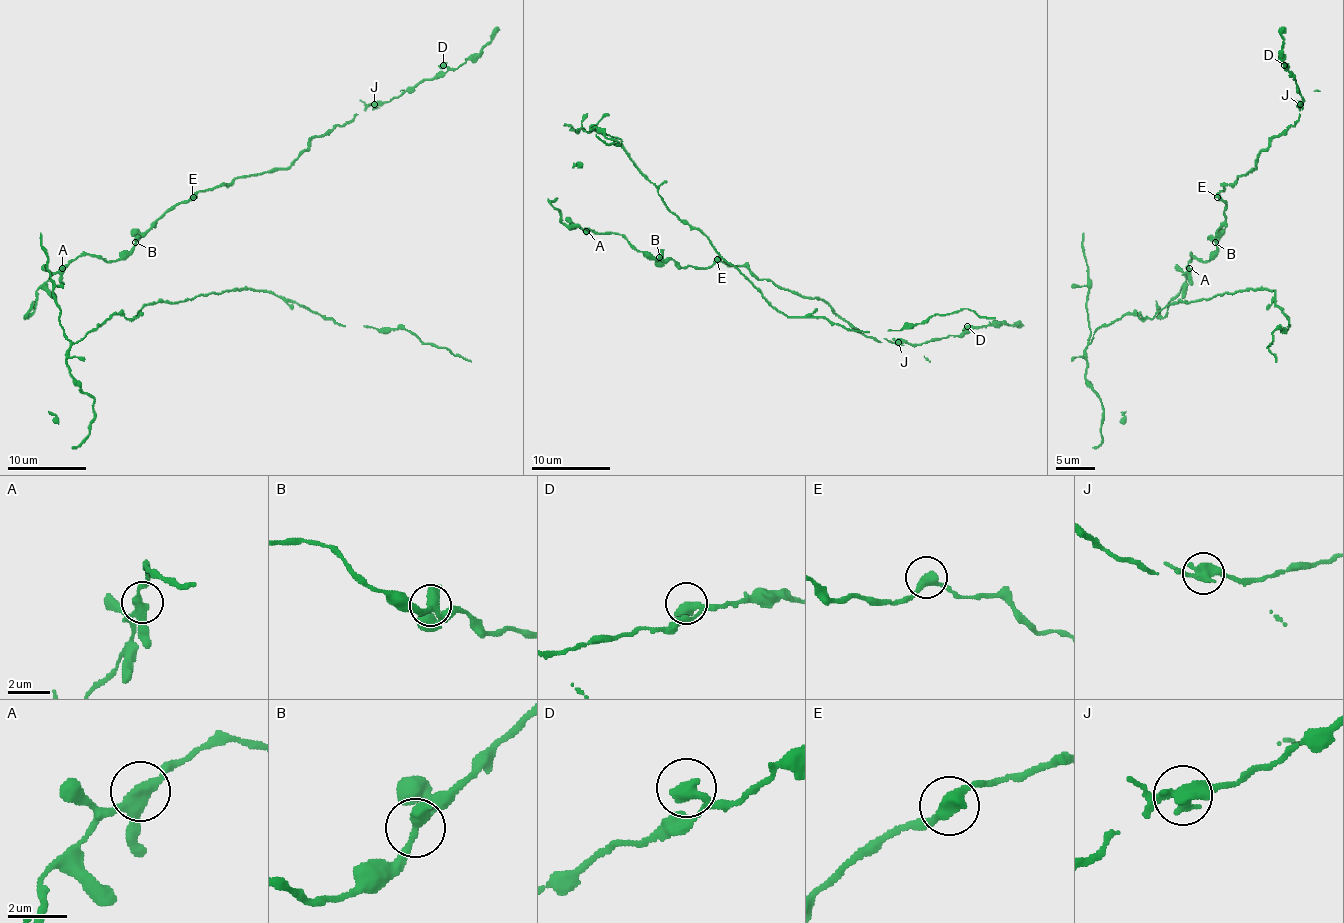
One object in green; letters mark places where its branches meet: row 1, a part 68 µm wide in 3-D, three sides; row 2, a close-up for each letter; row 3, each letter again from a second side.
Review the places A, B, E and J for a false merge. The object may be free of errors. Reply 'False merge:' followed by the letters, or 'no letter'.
False merge: J

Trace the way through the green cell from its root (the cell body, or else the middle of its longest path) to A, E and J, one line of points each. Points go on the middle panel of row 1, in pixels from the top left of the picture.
A: (663, 259), (650, 259), (616, 233), (586, 231)
E: (663, 259), (673, 259), (681, 267), (709, 267), (717, 259)
J: (663, 259), (681, 267), (711, 267), (719, 261), (744, 267), (758, 278), (821, 298), (866, 336), (898, 341)

